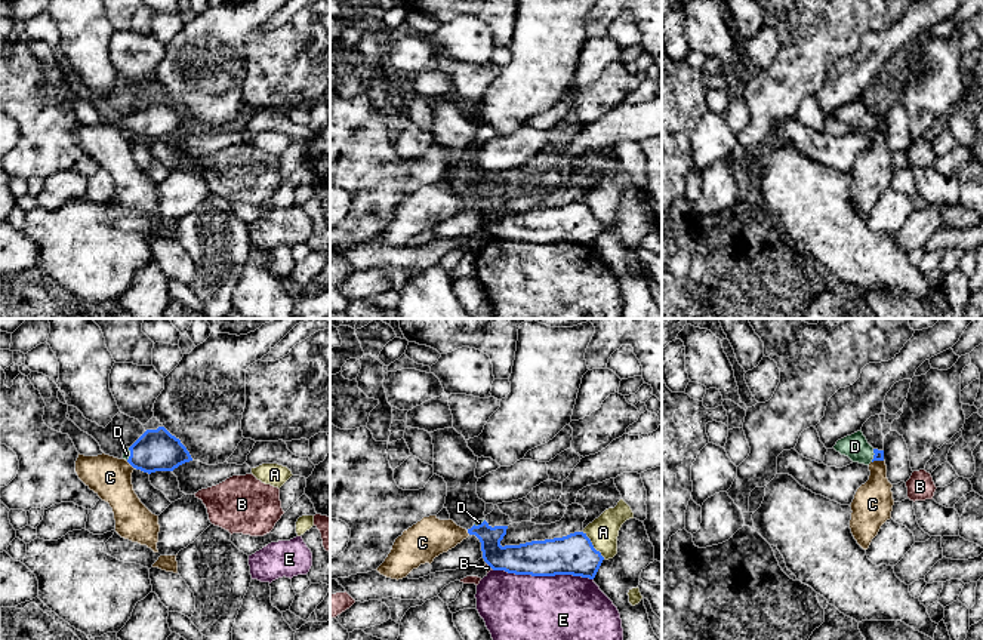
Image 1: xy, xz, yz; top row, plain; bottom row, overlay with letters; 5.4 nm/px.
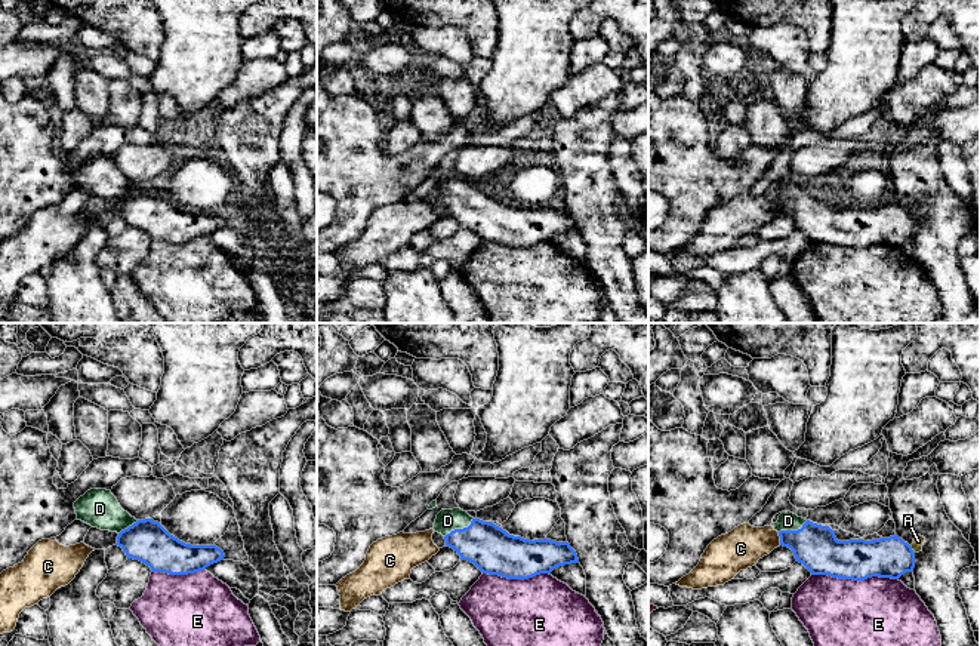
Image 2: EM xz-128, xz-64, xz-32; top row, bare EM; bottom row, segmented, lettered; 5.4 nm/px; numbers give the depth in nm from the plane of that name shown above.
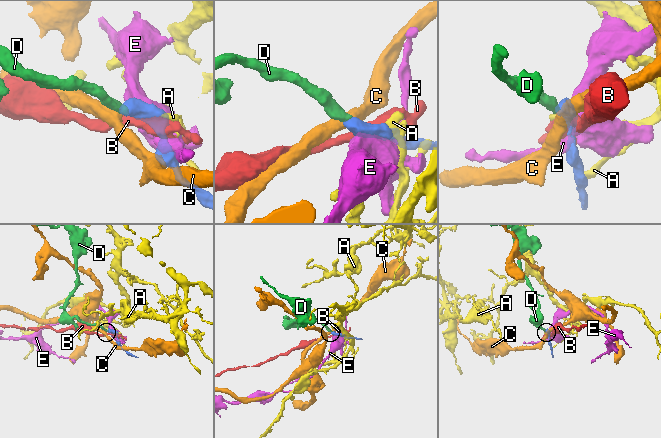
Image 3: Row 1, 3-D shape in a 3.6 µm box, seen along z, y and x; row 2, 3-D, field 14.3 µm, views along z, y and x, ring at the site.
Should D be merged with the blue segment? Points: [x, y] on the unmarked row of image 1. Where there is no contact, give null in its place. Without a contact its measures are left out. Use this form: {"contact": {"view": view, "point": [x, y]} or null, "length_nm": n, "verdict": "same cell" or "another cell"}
{"contact": {"view": "xy", "point": [131, 122]}, "length_nm": 70, "verdict": "same cell"}

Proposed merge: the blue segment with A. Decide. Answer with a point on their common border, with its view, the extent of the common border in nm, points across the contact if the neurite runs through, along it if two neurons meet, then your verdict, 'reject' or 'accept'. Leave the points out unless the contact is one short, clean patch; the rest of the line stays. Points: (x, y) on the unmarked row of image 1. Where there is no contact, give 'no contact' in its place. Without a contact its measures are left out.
meets blue in xz at (592, 214); contact 190 nm long; border along xz (582, 200), (604, 225); reject

